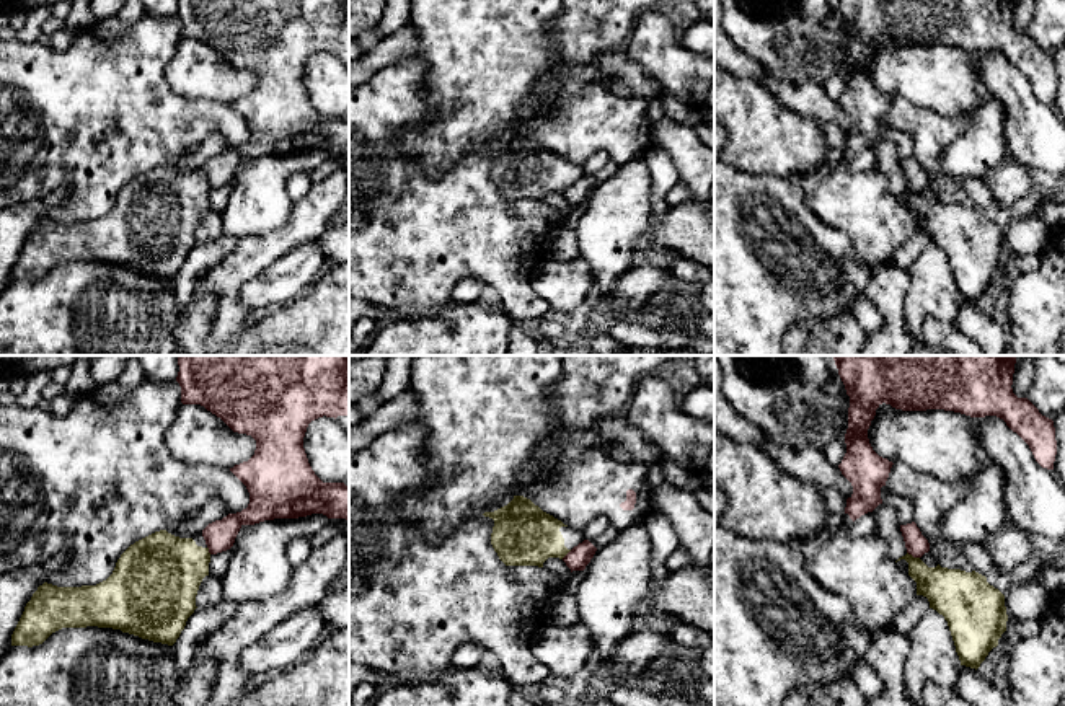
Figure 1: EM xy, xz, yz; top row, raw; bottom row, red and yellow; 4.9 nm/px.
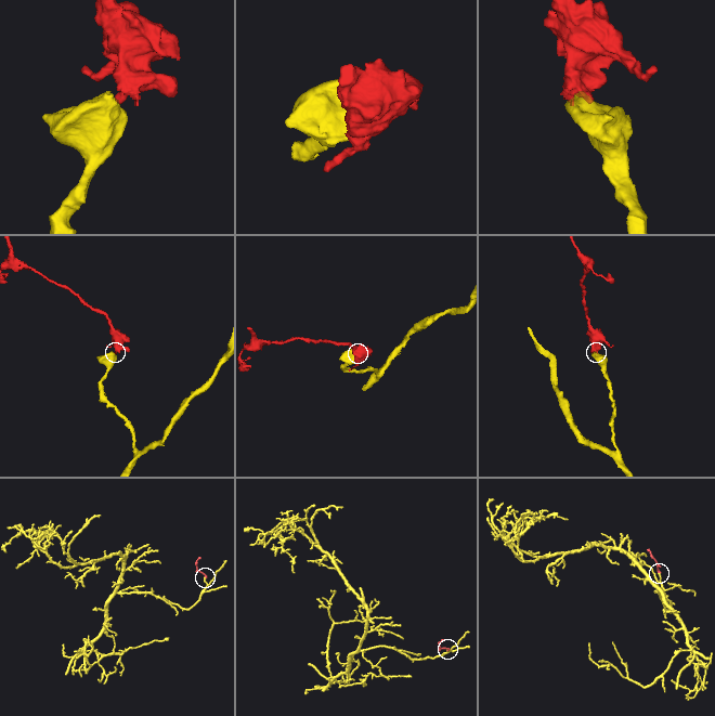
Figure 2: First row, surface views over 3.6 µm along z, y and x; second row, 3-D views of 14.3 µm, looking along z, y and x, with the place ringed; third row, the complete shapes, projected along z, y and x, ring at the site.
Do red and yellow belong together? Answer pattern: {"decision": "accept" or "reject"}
{"decision": "reject"}

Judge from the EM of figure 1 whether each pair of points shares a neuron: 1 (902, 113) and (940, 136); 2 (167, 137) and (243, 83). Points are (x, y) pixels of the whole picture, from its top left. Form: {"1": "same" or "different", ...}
{"1": "same", "2": "different"}

